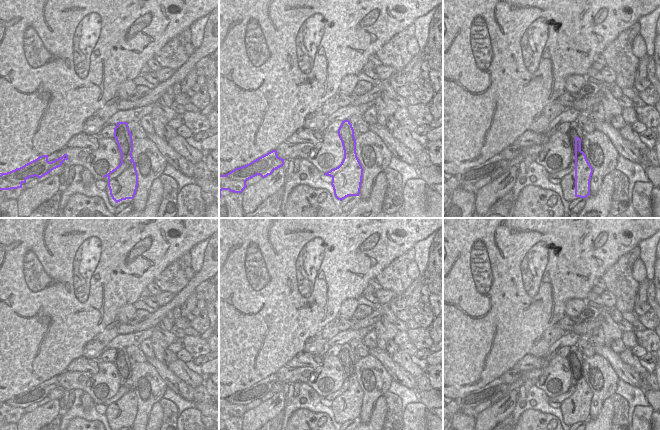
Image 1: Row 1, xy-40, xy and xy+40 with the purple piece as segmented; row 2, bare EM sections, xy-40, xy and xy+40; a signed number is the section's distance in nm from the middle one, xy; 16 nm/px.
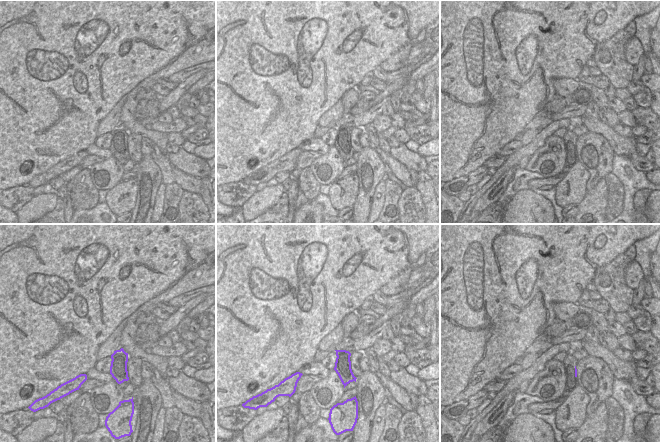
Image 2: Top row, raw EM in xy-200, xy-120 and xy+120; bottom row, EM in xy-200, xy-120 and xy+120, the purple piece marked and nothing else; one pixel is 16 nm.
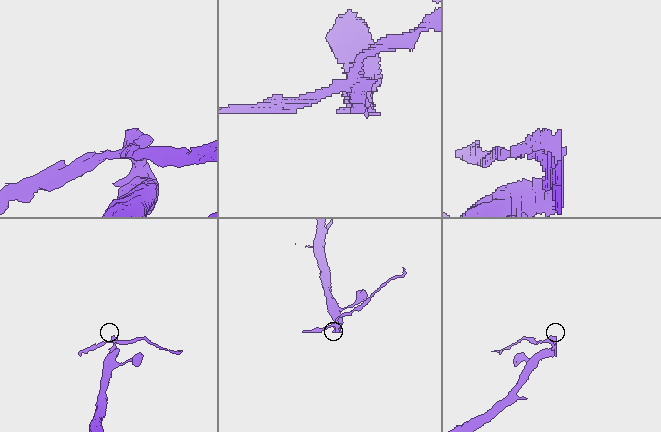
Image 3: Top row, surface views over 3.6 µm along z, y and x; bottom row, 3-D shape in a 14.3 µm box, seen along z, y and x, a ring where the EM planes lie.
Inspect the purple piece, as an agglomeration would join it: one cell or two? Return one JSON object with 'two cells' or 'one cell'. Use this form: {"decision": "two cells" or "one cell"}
{"decision": "two cells"}

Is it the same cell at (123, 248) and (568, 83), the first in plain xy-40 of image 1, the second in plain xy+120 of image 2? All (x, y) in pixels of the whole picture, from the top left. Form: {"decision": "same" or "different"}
{"decision": "different"}

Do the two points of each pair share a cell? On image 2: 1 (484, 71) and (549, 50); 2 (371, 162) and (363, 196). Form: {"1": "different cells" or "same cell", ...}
{"1": "same cell", "2": "same cell"}

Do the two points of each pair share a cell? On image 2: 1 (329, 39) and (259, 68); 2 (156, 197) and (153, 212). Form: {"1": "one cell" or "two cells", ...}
{"1": "one cell", "2": "one cell"}

